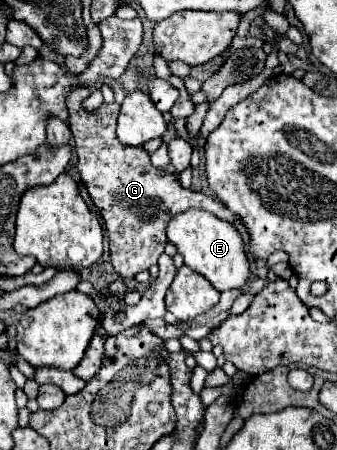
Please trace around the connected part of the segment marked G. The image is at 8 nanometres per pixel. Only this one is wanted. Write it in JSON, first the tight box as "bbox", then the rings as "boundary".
{"bbox":[68,86,242,278],"boundary":[[[76,86],[68,98],[70,112],[70,132],[74,140],[74,148],[78,154],[78,172],[80,178],[104,218],[108,236],[110,236],[110,260],[114,270],[122,278],[134,278],[138,272],[148,270],[158,262],[158,256],[164,252],[168,242],[166,226],[168,222],[190,208],[202,208],[210,214],[226,220],[242,224],[242,218],[228,210],[222,202],[206,196],[202,192],[186,190],[168,170],[154,168],[150,162],[150,154],[142,146],[126,146],[116,136],[116,118],[120,112],[120,104],[102,104],[100,108],[88,112],[84,100],[92,94],[88,86]]]}

